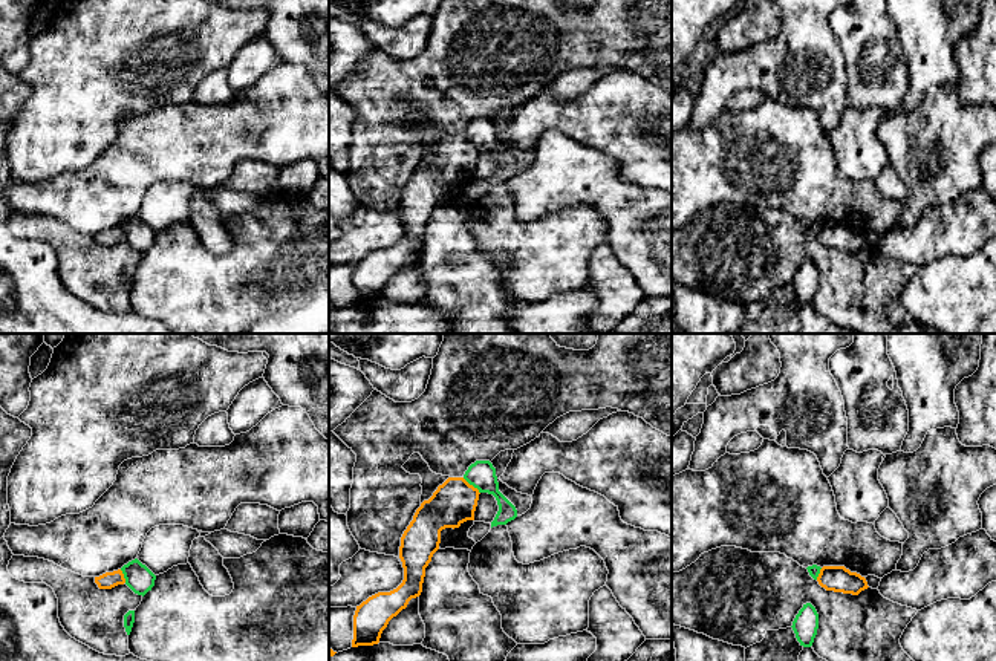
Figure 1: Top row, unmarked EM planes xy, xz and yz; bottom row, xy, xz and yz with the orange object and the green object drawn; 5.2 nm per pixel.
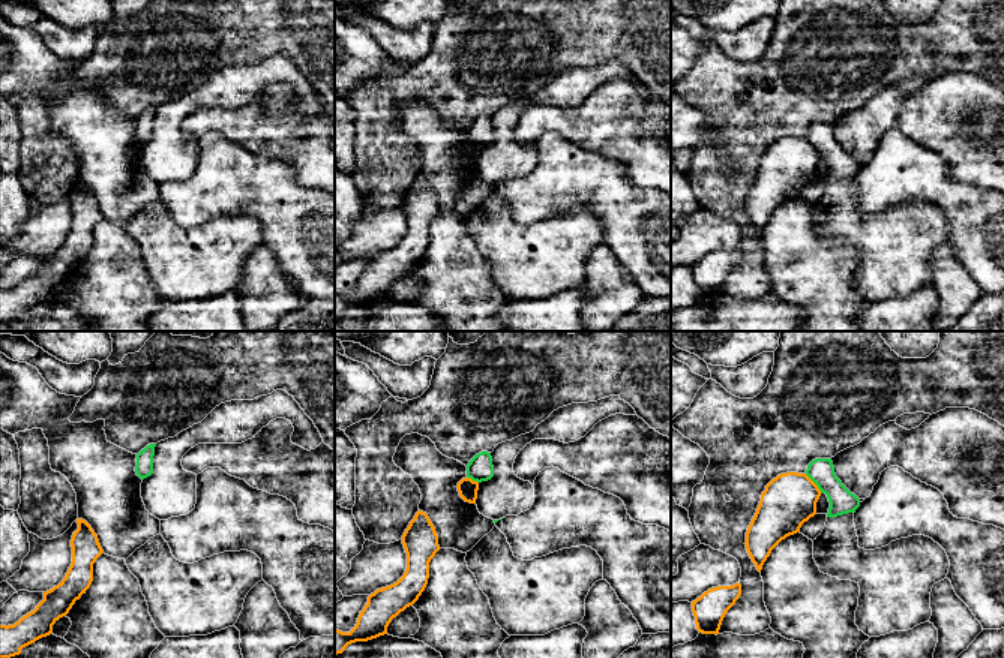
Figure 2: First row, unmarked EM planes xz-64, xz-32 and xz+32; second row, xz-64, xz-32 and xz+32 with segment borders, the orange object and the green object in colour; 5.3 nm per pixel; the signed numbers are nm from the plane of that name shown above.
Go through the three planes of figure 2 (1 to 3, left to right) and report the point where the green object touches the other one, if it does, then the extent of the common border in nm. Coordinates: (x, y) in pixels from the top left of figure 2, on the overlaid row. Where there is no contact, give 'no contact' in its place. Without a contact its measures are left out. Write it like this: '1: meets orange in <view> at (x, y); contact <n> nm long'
1: no contact
2: meets orange in xz-32 at (471, 480); contact 80 nm long
3: meets orange in xz+32 at (814, 483); contact 140 nm long

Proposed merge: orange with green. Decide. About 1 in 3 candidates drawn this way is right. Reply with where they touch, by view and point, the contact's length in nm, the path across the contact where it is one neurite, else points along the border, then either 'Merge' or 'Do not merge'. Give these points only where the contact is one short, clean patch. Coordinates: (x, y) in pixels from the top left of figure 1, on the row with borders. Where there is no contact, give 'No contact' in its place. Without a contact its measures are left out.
Touches orange at xz (471, 485). Shared border 130 nm. Boundary: xz (462, 478), (479, 493). Do not merge

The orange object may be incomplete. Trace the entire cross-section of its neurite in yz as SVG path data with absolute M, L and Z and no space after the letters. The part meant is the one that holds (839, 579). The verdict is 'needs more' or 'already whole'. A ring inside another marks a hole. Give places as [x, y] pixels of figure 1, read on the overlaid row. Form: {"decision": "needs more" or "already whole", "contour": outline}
{"decision": "already whole", "contour": "M823 566L817 581L826 591L858 595L867 589L867 581L857 572L851 572L845 566Z"}

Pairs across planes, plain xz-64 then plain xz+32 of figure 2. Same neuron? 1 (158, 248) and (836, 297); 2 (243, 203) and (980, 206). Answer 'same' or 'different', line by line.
1: different
2: same

